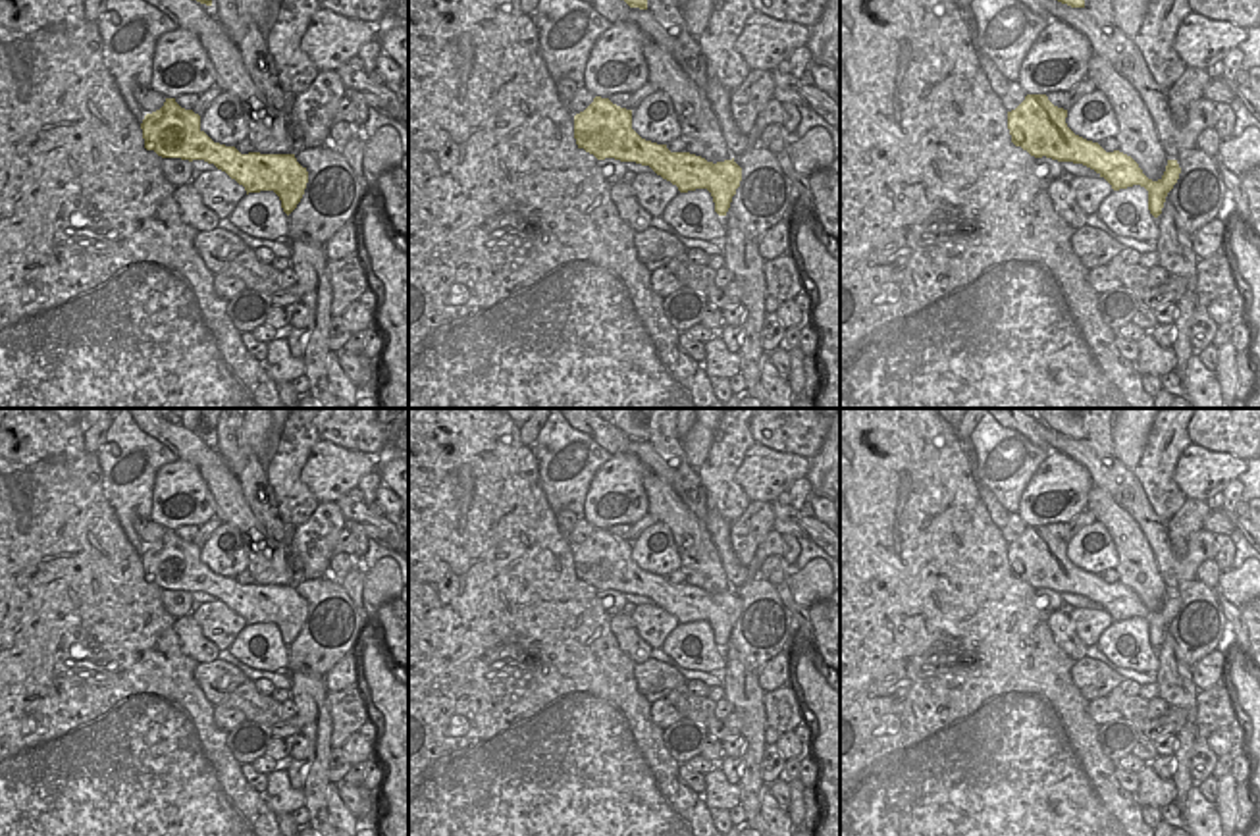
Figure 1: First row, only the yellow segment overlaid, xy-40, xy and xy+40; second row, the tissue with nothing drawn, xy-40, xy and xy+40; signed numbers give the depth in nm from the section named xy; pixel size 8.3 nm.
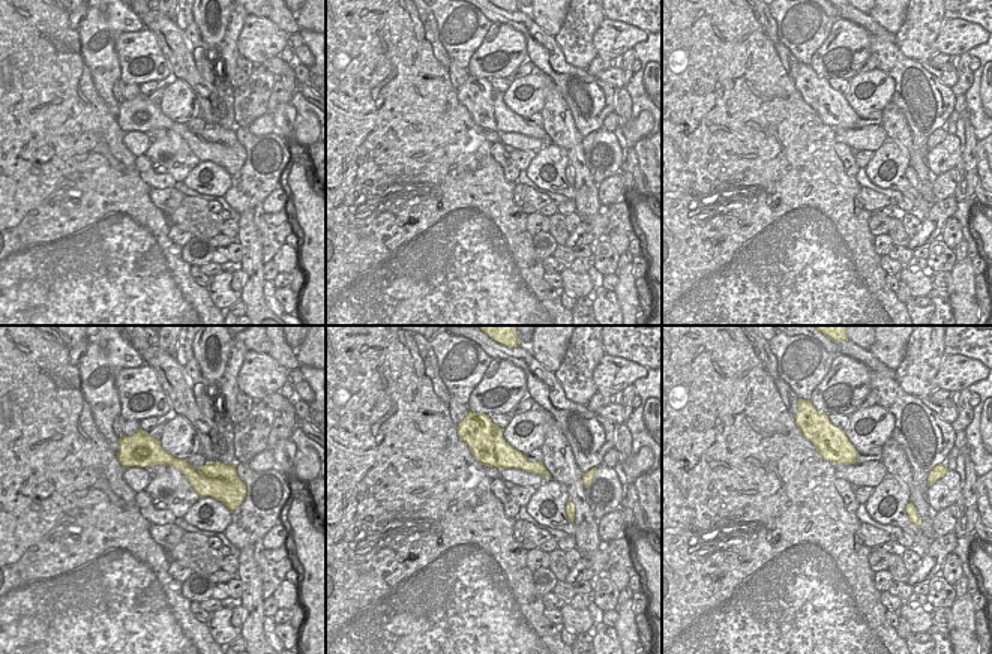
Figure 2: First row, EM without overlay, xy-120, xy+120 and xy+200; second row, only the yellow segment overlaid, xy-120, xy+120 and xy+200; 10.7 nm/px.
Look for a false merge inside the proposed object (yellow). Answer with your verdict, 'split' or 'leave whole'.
leave whole

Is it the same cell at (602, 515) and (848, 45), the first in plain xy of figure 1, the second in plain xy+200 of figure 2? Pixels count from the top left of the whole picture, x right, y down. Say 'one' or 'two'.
one

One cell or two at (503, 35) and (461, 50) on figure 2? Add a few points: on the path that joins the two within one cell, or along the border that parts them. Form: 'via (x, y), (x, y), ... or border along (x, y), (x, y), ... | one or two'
border along (492, 24), (465, 68) | two

